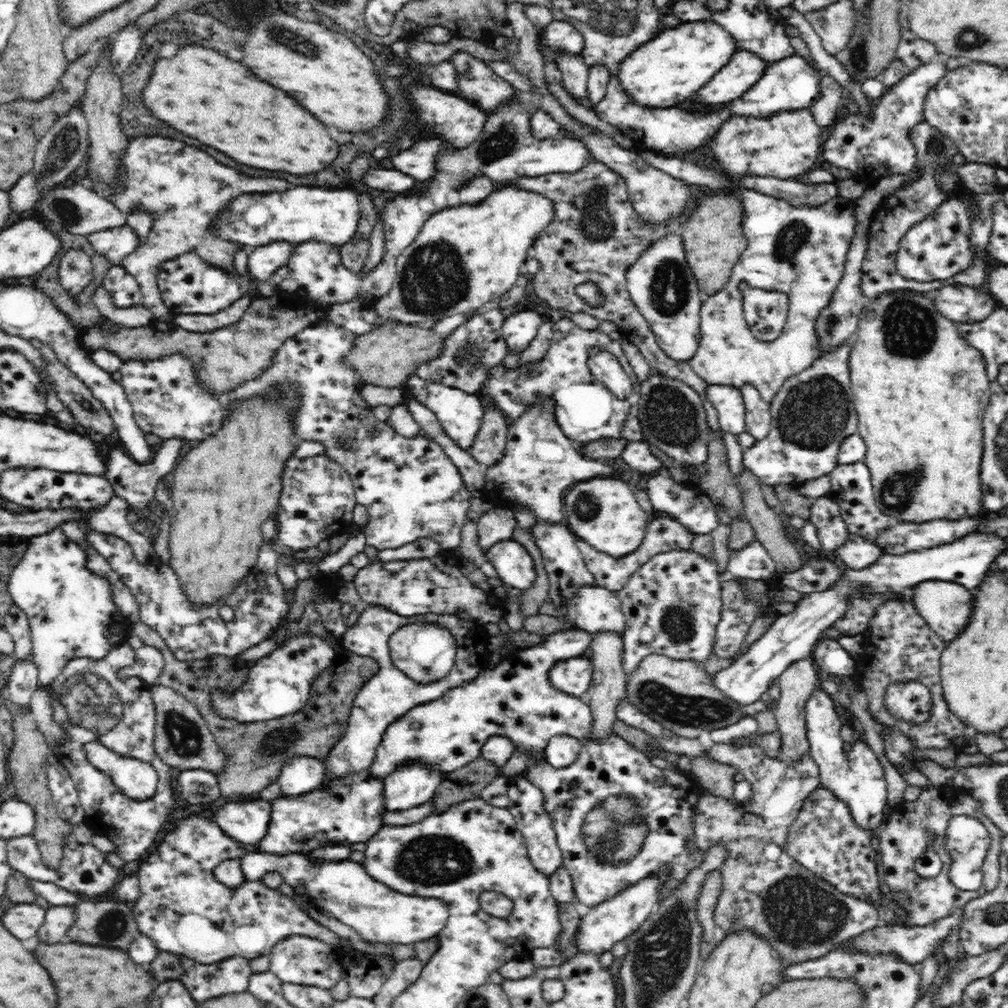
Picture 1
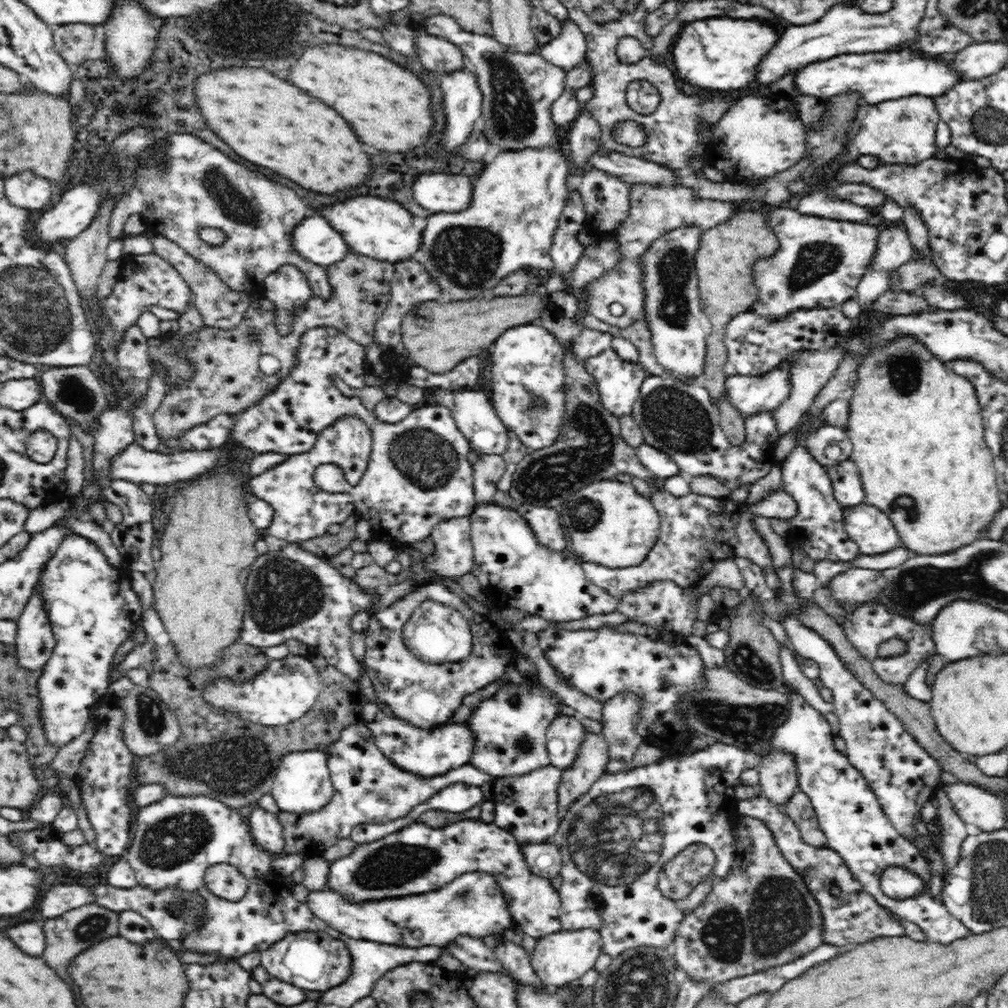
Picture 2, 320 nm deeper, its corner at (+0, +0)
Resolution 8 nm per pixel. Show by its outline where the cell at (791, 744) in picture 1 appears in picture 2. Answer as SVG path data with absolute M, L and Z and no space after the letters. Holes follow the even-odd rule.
M772 751L762 755L762 762L757 766L762 796L782 808L790 802L790 797L798 790L797 763L793 755L786 751Z

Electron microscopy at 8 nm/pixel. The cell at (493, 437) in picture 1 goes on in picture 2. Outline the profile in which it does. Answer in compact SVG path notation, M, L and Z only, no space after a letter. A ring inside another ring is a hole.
M481 454L473 464L473 489L477 504L493 502L498 491L498 481L506 472L507 465L503 456L497 454Z

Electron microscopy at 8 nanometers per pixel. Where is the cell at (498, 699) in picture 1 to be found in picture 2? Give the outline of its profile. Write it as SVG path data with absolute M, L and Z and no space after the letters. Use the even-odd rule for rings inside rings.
M516 684L500 687L495 694L488 697L488 700L480 701L478 710L472 712L472 720L468 724L473 730L475 745L474 754L469 763L489 774L494 780L500 777L517 777L550 765L547 753L547 730L554 718L558 717L556 704L558 704L556 695L540 684L534 684L532 690Z

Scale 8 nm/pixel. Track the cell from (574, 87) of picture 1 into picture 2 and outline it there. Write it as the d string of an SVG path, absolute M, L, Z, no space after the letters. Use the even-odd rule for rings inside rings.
M566 18L561 21L560 34L549 43L540 46L538 53L546 59L546 62L569 71L585 60L586 51L587 40L585 34L575 22Z

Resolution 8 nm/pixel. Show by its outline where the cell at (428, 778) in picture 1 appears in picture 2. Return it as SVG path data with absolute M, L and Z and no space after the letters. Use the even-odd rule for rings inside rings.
M368 700L362 701L360 716L374 733L375 744L384 756L412 776L432 778L446 774L458 766L468 764L474 754L475 736L465 722L448 722L434 729L424 730L402 719L386 715L376 703Z

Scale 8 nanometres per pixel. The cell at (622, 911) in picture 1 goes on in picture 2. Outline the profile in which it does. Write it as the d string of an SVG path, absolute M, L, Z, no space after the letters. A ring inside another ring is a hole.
M590 928L560 931L537 940L536 947L530 954L530 965L546 986L566 986L570 981L579 979L586 974L587 970L592 969L594 962L601 954L598 931Z

